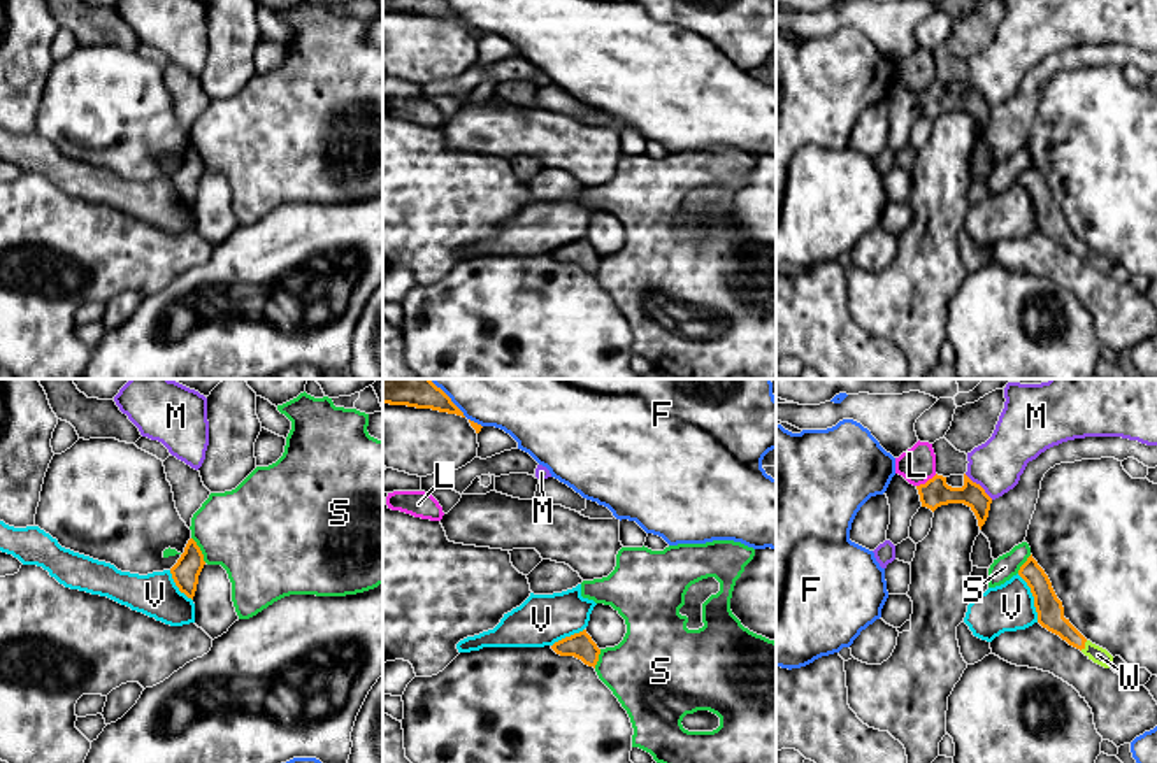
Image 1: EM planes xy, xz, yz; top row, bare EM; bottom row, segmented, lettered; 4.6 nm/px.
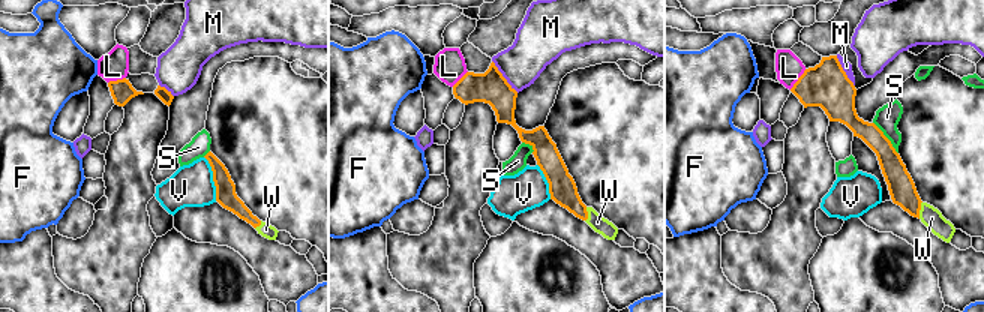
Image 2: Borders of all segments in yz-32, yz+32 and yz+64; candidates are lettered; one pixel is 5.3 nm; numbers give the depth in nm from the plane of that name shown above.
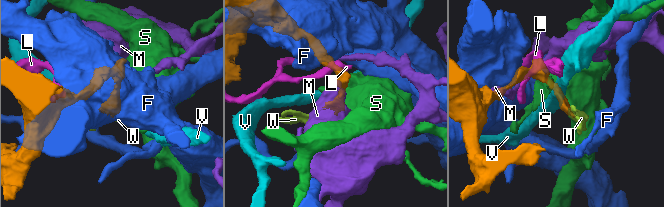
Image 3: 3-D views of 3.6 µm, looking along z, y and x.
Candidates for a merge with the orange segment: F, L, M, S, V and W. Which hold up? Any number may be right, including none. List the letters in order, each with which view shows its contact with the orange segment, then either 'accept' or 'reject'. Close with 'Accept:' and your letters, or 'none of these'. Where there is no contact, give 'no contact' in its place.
F: xz | reject
L: yz | reject
M: yz | reject
S: xy | reject
V: yz | reject
W: yz | accept
Accept: W

